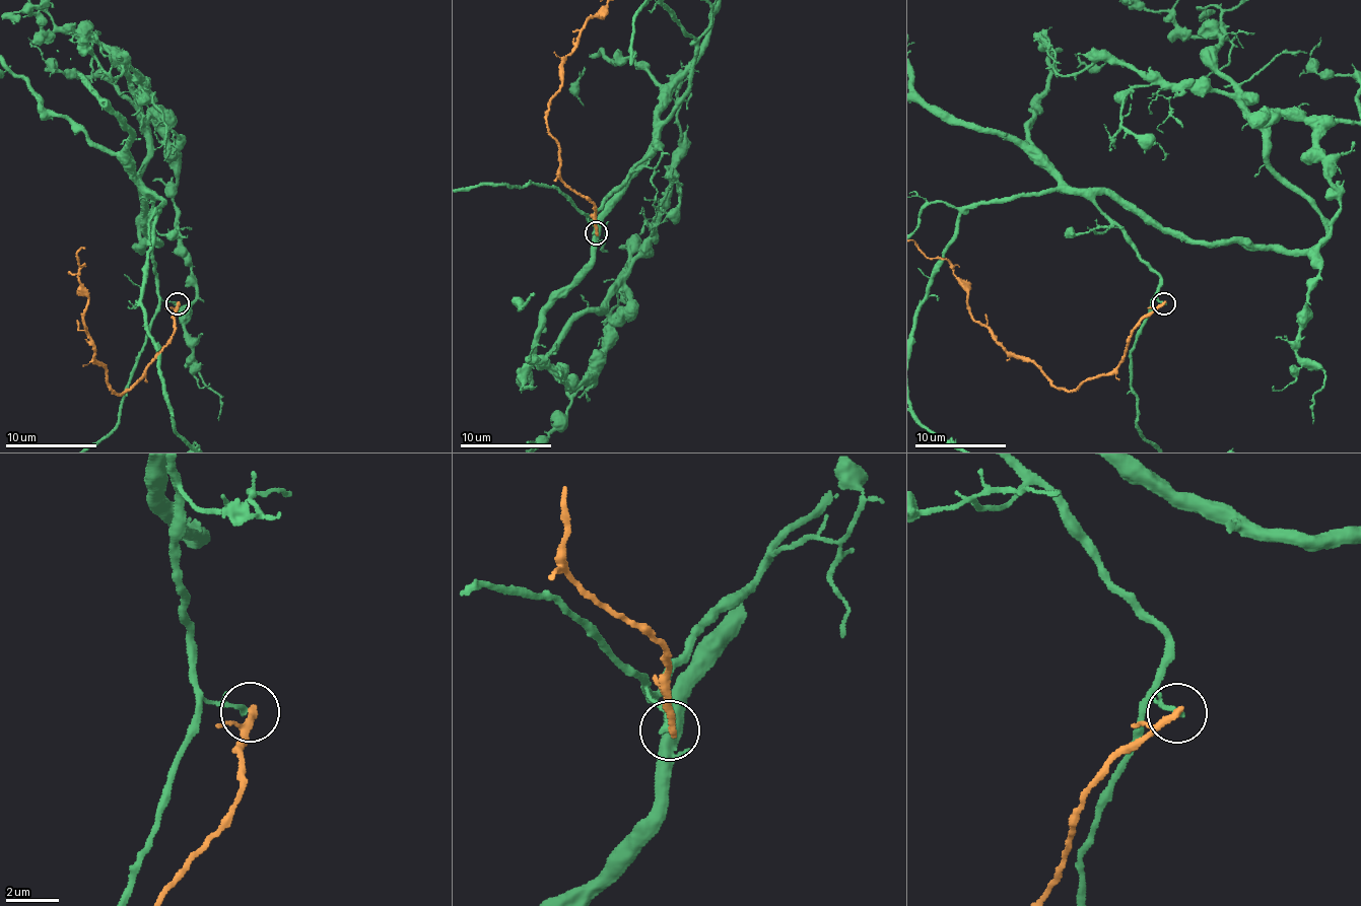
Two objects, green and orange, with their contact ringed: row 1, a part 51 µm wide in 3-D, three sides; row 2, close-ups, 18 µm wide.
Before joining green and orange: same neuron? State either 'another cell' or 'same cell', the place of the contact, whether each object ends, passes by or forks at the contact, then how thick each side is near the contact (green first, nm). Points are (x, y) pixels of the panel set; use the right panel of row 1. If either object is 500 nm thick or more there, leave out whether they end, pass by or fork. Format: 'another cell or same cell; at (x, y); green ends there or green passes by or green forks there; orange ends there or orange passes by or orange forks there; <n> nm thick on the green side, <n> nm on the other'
another cell; at (1163, 303); green ends there; orange ends there; 190 nm thick on the green side, 280 nm on the other

